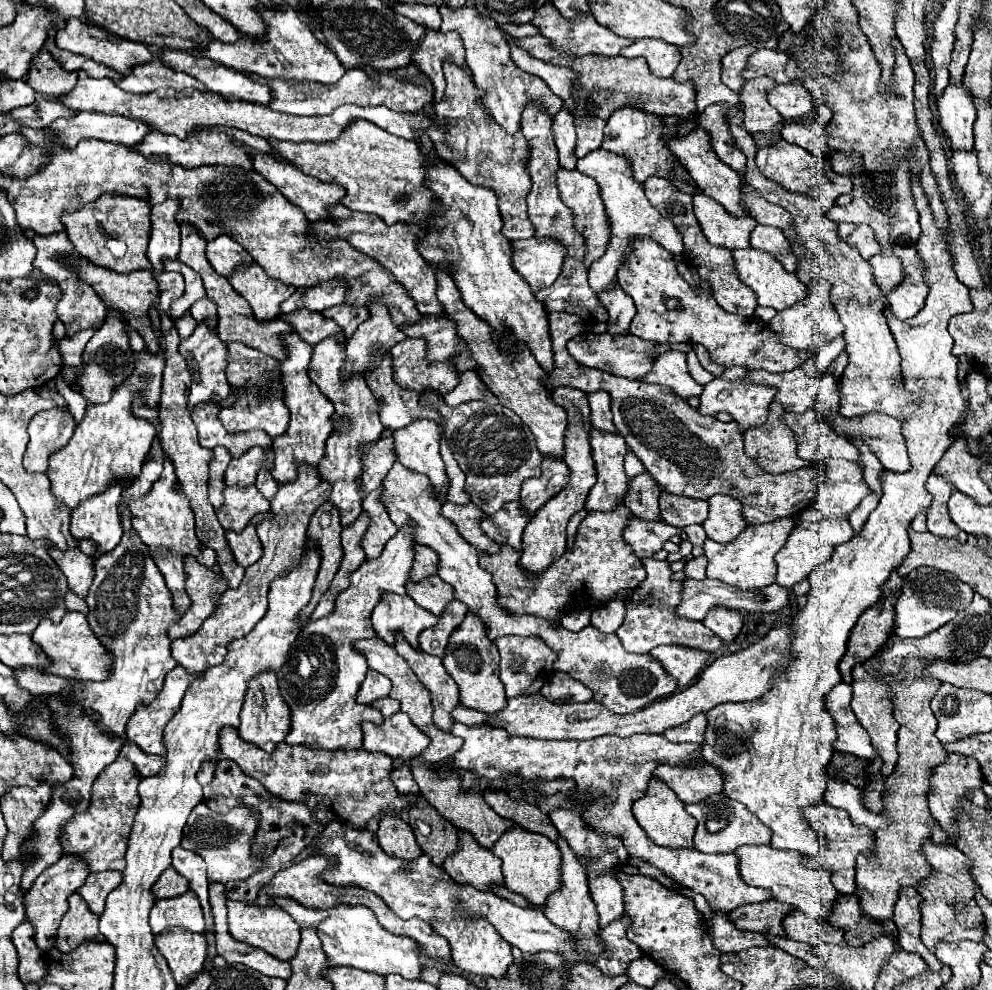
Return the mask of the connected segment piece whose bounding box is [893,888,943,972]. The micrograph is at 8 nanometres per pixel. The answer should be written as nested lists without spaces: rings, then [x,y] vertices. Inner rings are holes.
[[[905,888],[899,894],[899,900],[895,904],[895,916],[893,922],[899,930],[899,938],[897,944],[899,948],[907,950],[907,952],[917,952],[925,964],[937,972],[943,968],[943,964],[935,958],[933,952],[927,952],[927,948],[923,946],[919,934],[921,934],[921,894],[917,892],[917,888]]]

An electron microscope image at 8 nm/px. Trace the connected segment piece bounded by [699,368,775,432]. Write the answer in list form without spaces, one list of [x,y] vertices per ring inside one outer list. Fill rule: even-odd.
[[[727,368],[719,378],[713,382],[705,384],[705,390],[701,394],[701,404],[699,412],[713,416],[715,412],[729,412],[733,420],[739,424],[739,428],[745,432],[751,426],[759,426],[767,420],[769,404],[775,398],[775,390],[771,386],[757,386],[757,384],[747,384],[743,376],[747,376],[749,368]]]

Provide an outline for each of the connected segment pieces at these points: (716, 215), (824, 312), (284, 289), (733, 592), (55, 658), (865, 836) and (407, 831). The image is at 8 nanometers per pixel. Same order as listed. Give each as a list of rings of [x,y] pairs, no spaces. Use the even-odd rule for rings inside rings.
[[[705,194],[693,196],[693,208],[699,226],[711,244],[729,250],[749,246],[749,234],[757,226],[753,218],[731,216],[727,210],[721,208],[721,204],[715,204],[715,200]]]
[[[809,280],[807,282],[807,290],[809,290],[807,298],[793,304],[791,308],[785,308],[775,314],[775,318],[769,322],[769,326],[775,328],[775,332],[783,340],[783,344],[799,348],[799,350],[809,350],[809,348],[815,350],[815,348],[829,344],[835,336],[843,334],[843,324],[839,322],[839,316],[831,304],[829,288],[831,286],[827,284],[827,280]]]
[[[255,264],[237,268],[229,276],[229,282],[251,304],[257,320],[277,318],[281,302],[295,292],[295,286],[287,286],[281,284],[279,280],[271,280],[265,274],[265,270]]]
[[[687,580],[683,582],[683,600],[677,606],[677,614],[691,618],[691,620],[705,620],[707,612],[711,608],[723,606],[723,608],[731,608],[737,612],[777,612],[783,606],[787,606],[791,596],[791,590],[783,588],[781,584],[771,584],[765,588],[755,588],[755,590],[739,590],[739,588],[731,588],[731,584],[723,584],[721,580]]]
[[[67,612],[59,624],[53,624],[51,620],[43,620],[37,630],[31,634],[35,642],[41,644],[43,652],[47,658],[53,662],[45,672],[63,676],[63,678],[73,678],[73,680],[91,680],[91,682],[101,682],[107,680],[113,672],[113,656],[111,652],[101,644],[101,640],[91,632],[85,614],[79,612]]]
[[[821,800],[813,808],[805,808],[803,814],[809,820],[809,824],[827,840],[827,850],[823,850],[819,856],[813,856],[813,858],[807,856],[805,864],[809,868],[815,868],[815,866],[827,868],[831,872],[831,882],[839,890],[839,894],[847,894],[847,896],[855,894],[857,892],[857,886],[855,886],[857,856],[861,856],[861,852],[863,852],[865,858],[873,858],[873,836],[871,836],[871,832],[867,828],[855,828],[851,824],[851,818],[847,812],[831,808],[825,800]]]
[[[393,816],[381,818],[377,840],[383,852],[387,852],[389,856],[401,858],[401,860],[415,860],[419,858],[419,854],[423,854],[419,844],[415,842],[415,834],[411,826],[405,820],[399,820]]]

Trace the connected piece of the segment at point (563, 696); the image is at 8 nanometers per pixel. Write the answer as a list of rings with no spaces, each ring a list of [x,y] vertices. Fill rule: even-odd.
[[[555,672],[547,680],[547,684],[543,684],[541,696],[545,696],[547,700],[553,700],[555,704],[567,700],[567,696],[571,696],[571,702],[579,702],[579,704],[583,704],[587,700],[593,700],[591,690],[587,690],[581,682],[573,680],[571,676],[567,676],[563,672]]]

